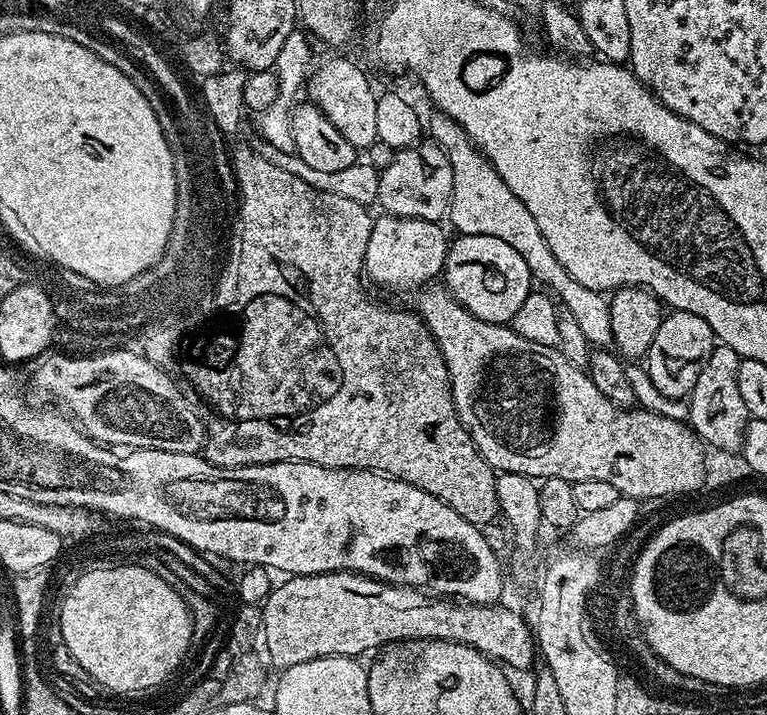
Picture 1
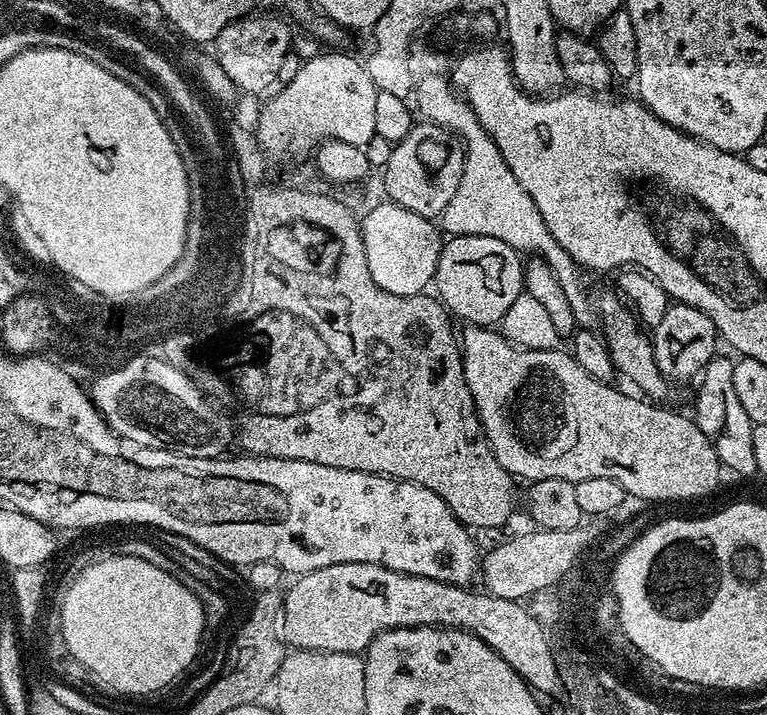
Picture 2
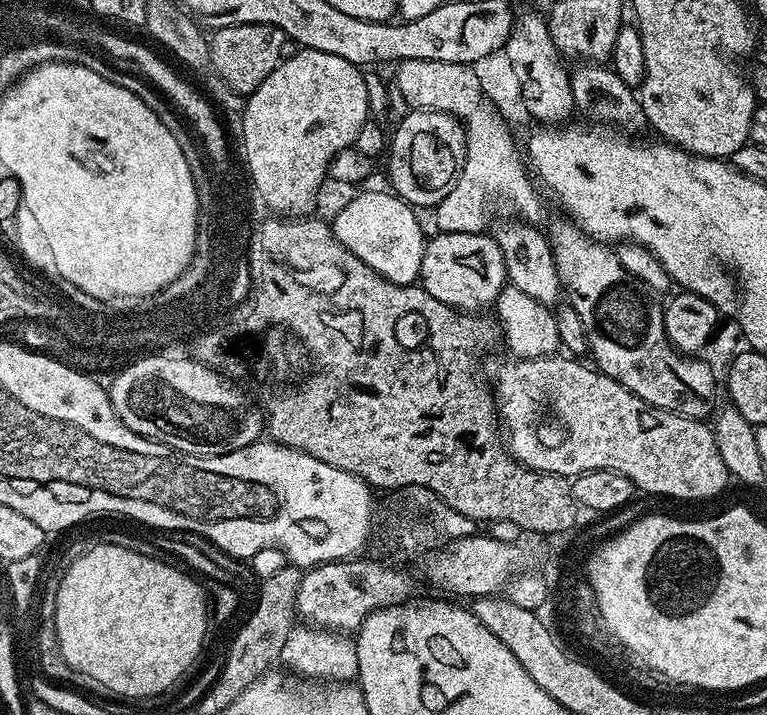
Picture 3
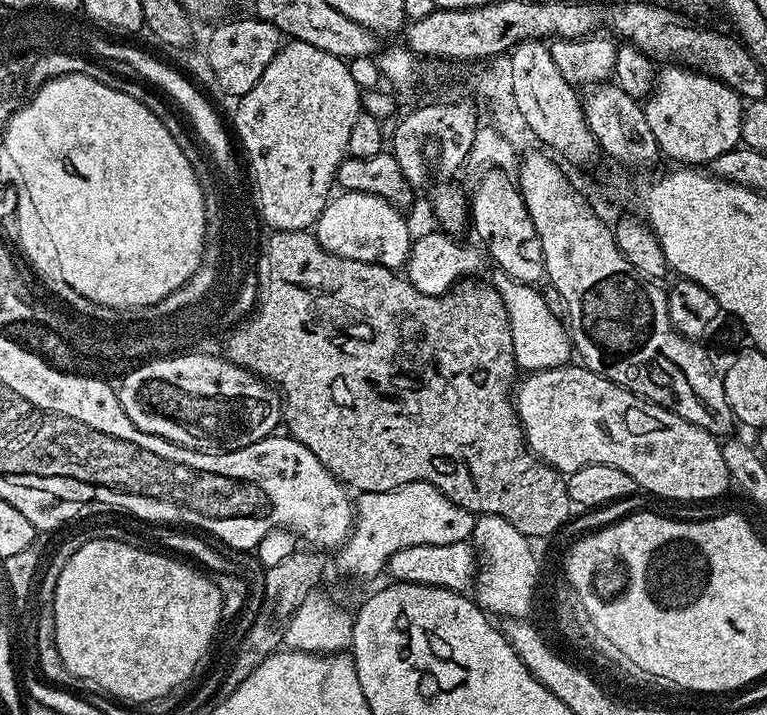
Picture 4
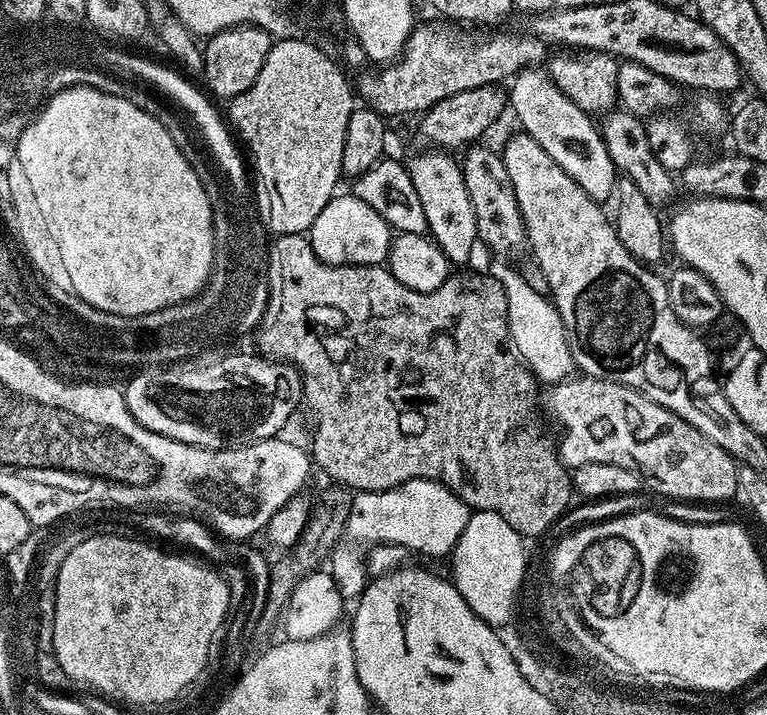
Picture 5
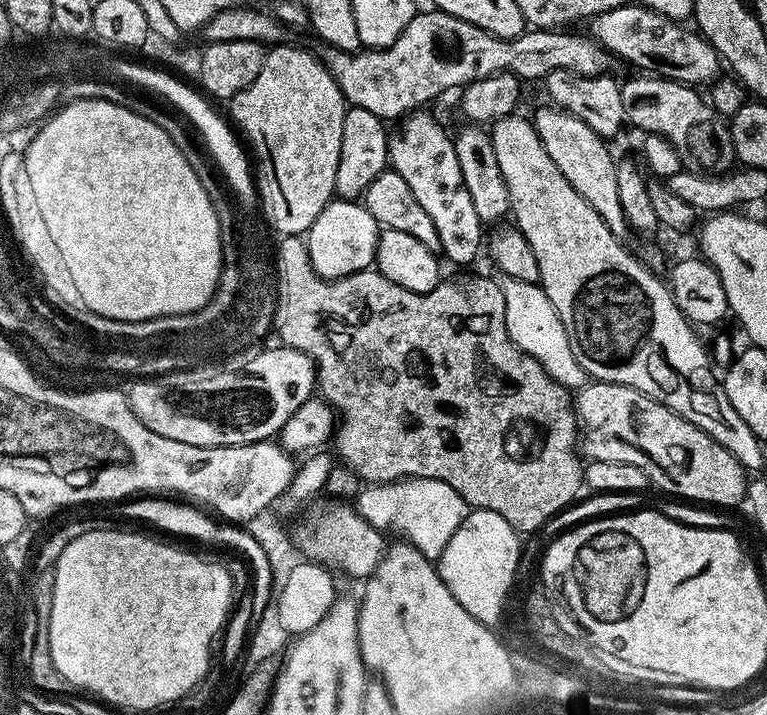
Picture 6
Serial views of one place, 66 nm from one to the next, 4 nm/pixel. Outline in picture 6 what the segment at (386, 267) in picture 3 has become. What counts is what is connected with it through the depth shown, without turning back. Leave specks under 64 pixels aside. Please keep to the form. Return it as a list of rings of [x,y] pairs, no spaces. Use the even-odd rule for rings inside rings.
[[[333,199],[308,228],[304,241],[317,276],[327,280],[367,271],[375,261],[380,225],[357,201]]]

